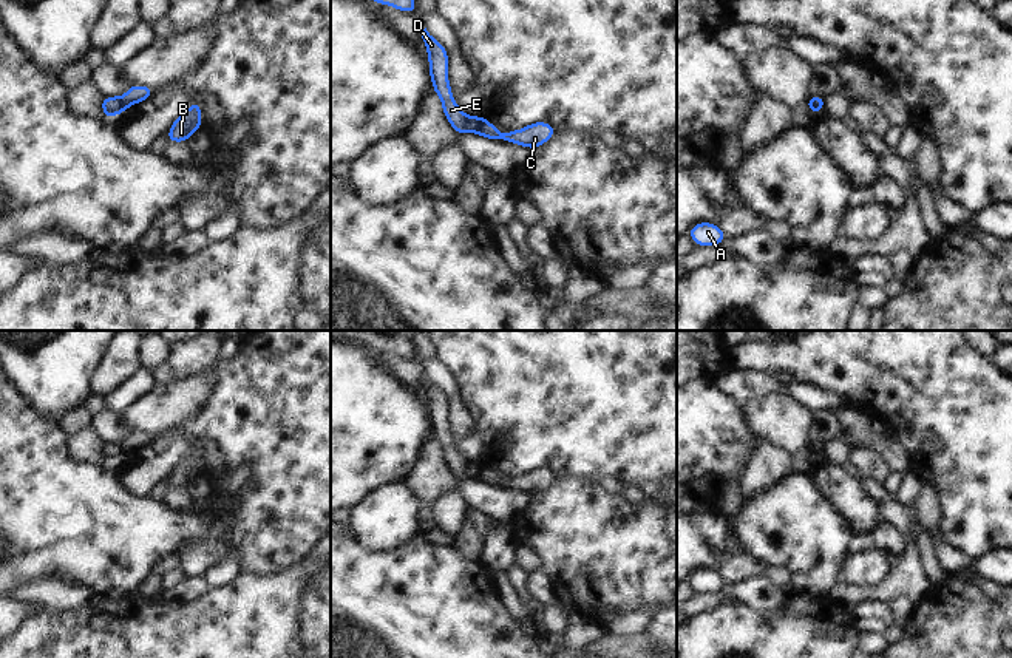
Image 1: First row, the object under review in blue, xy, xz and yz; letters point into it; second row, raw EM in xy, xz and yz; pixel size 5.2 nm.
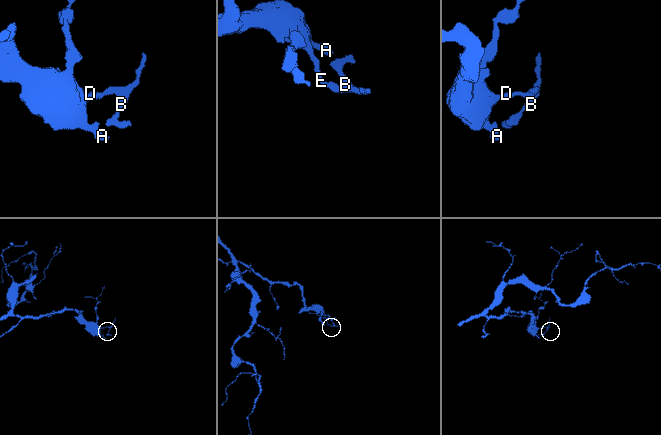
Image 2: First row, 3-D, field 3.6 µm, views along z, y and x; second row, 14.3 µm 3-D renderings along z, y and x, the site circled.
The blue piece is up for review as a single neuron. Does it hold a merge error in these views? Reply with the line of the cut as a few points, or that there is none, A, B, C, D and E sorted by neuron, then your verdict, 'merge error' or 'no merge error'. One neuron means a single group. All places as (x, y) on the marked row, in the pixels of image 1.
cut xz (468, 116), (464, 130); groups A D E / B C; merge error

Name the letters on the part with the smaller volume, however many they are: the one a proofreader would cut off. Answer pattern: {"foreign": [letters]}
{"foreign": ["B", "C"]}

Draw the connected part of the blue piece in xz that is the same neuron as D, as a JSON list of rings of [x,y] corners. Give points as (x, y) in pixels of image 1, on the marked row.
[[[426,28],[422,31],[422,39],[428,53],[430,77],[433,90],[440,97],[442,111],[448,119],[448,124],[456,130],[457,134],[465,133],[465,124],[468,116],[454,102],[450,79],[448,79],[448,53]]]

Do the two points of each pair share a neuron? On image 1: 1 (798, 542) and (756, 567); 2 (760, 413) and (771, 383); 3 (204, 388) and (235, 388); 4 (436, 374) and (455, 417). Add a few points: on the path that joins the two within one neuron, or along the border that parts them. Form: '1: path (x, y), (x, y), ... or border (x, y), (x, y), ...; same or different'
1: border (742, 552), (768, 567); different
2: border (801, 403), (787, 393), (768, 393), (743, 405); different
3: border (215, 382), (206, 405), (192, 419); different
4: path (447, 385), (455, 407); same

